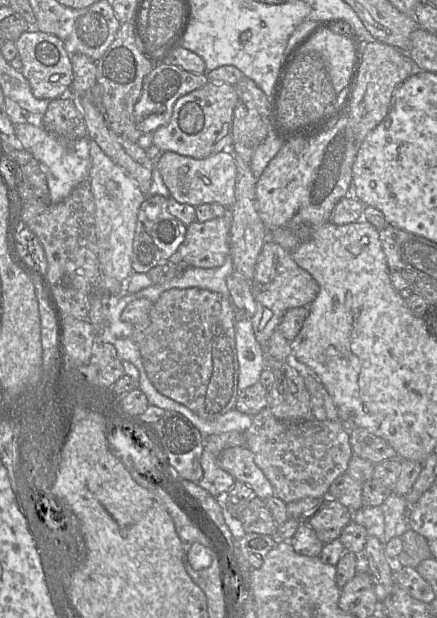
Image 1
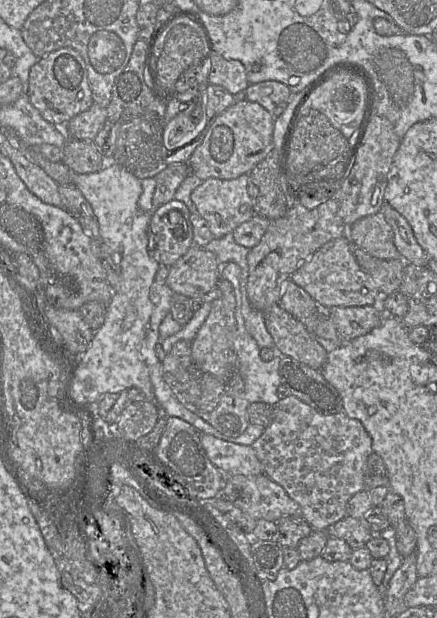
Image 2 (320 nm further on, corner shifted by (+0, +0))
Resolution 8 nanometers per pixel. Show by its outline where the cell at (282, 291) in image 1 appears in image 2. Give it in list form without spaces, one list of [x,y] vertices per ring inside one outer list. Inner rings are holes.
[[[348,236],[331,240],[318,249],[291,275],[290,280],[304,289],[319,307],[378,306],[381,295],[369,274],[361,269]]]

